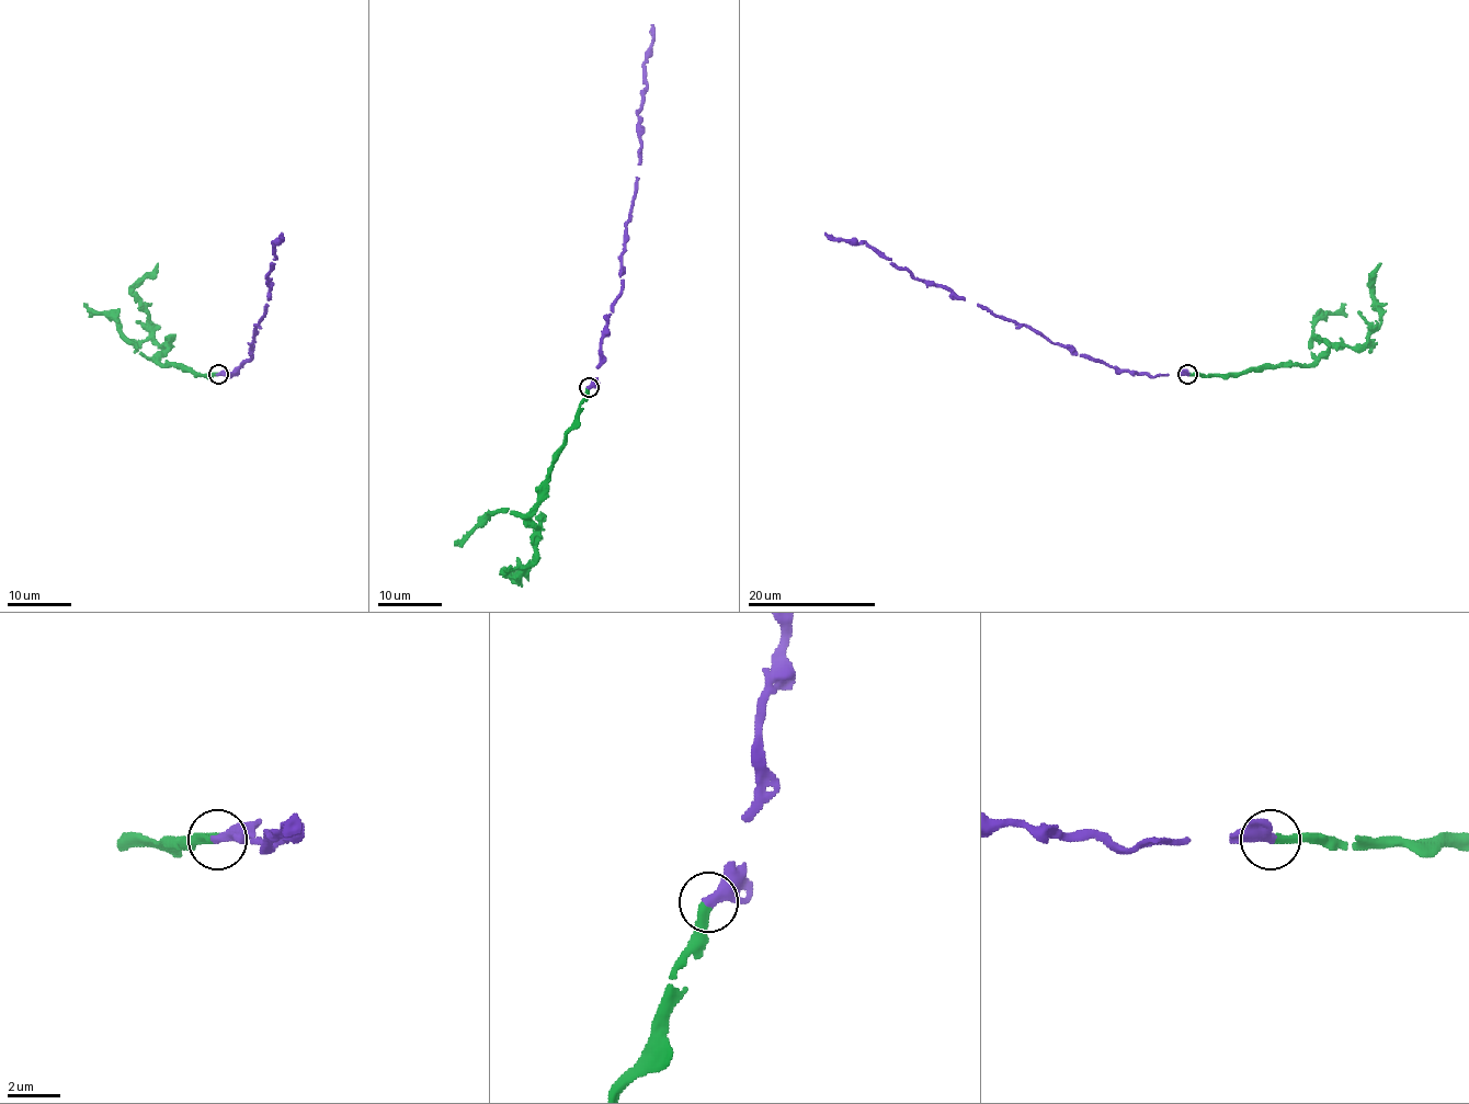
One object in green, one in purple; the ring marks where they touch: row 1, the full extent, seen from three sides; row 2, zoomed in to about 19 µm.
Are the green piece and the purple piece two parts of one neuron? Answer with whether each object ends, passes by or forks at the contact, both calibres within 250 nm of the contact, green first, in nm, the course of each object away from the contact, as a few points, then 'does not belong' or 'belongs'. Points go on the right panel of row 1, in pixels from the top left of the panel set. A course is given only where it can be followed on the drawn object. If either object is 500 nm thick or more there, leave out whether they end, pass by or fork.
green ends | purple ends | 320/440 nm | green via (1188, 375), (1313, 365), (1334, 345), (1361, 348), (1381, 321), (1373, 292), (1373, 274), (1381, 262) | purple via (1187, 375), (1137, 375), (1073, 354), (1024, 325), (914, 279), (865, 243), (831, 238), (824, 232) | belongs

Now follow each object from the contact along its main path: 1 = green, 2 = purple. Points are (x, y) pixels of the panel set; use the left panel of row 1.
1: (217, 375), (195, 373), (160, 362), (166, 345), (162, 348), (154, 333), (148, 310), (134, 292), (158, 262)
2: (217, 375), (230, 375), (251, 357), (252, 331), (269, 298), (273, 243), (282, 238), (282, 232)

